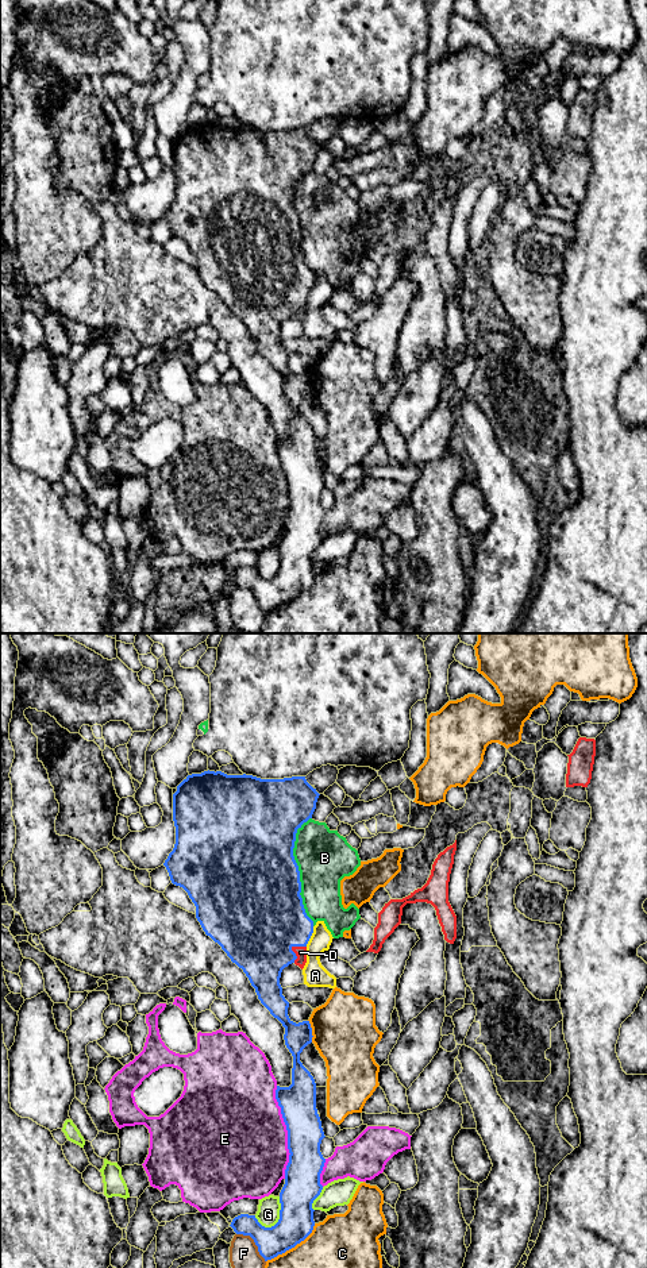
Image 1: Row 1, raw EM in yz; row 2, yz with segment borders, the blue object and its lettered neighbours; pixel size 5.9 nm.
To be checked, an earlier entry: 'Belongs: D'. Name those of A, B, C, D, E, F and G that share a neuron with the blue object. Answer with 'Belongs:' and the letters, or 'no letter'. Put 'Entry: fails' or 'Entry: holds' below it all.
Belongs: D
Entry: holds

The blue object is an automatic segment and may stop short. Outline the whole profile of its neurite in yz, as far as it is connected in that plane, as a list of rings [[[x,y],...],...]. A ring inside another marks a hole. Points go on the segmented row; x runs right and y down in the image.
[[[204,771],[188,775],[173,794],[173,821],[176,844],[163,866],[173,884],[182,887],[196,906],[196,918],[203,930],[227,953],[232,963],[243,970],[258,999],[285,1028],[285,1045],[293,1056],[292,1084],[277,1086],[276,1099],[288,1130],[289,1163],[285,1184],[280,1192],[280,1219],[271,1227],[262,1226],[255,1215],[240,1214],[231,1222],[236,1234],[250,1236],[265,1261],[285,1253],[304,1241],[313,1230],[313,1200],[320,1195],[320,1173],[326,1159],[320,1152],[326,1137],[316,1109],[316,1083],[300,1061],[300,1053],[312,1042],[309,1021],[293,1022],[288,1015],[289,1002],[282,995],[281,972],[294,963],[301,970],[307,963],[307,944],[313,933],[313,921],[307,916],[301,893],[300,871],[293,856],[297,829],[312,818],[319,793],[305,776],[261,779],[253,775],[227,775],[222,771]]]

